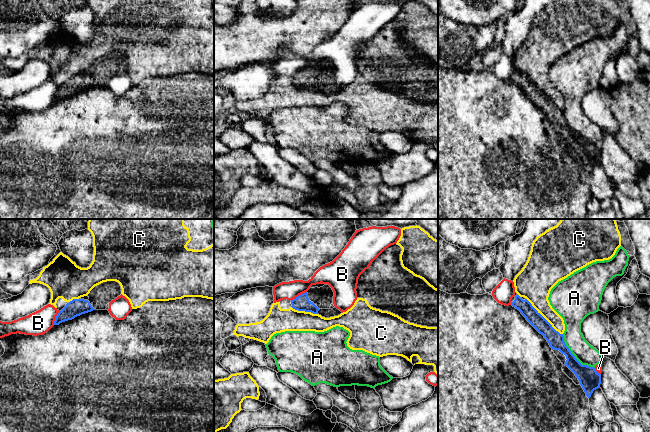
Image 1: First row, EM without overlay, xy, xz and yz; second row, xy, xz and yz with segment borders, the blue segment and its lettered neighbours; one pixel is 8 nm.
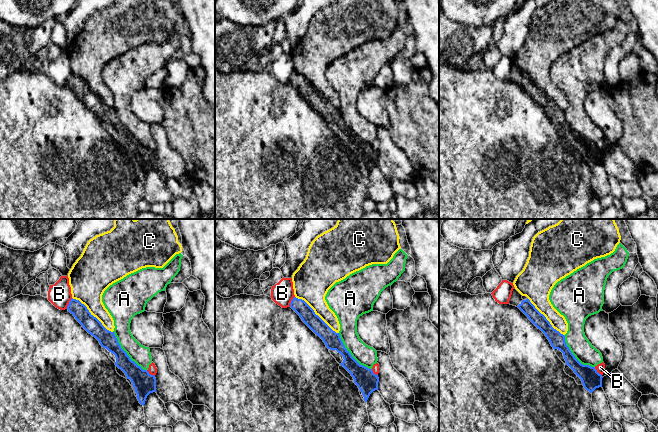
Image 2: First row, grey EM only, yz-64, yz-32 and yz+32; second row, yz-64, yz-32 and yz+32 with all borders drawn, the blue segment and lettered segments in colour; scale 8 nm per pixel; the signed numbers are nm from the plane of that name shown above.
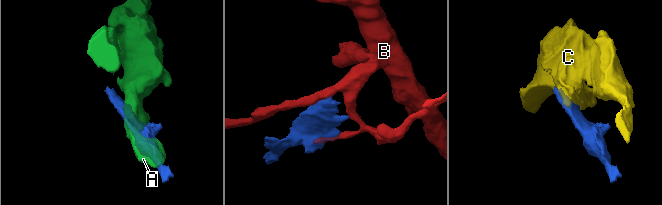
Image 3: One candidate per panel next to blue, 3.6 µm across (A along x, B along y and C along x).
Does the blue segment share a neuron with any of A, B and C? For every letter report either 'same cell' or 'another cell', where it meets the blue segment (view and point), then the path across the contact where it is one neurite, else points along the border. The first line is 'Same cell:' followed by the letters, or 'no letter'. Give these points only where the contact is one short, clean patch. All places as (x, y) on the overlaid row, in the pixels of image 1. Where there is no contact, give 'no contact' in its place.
Same cell: no letter
A: another cell; contact yz (573, 355)
B: another cell; contact xz (299, 295)
C: another cell; contact yz (543, 317)

